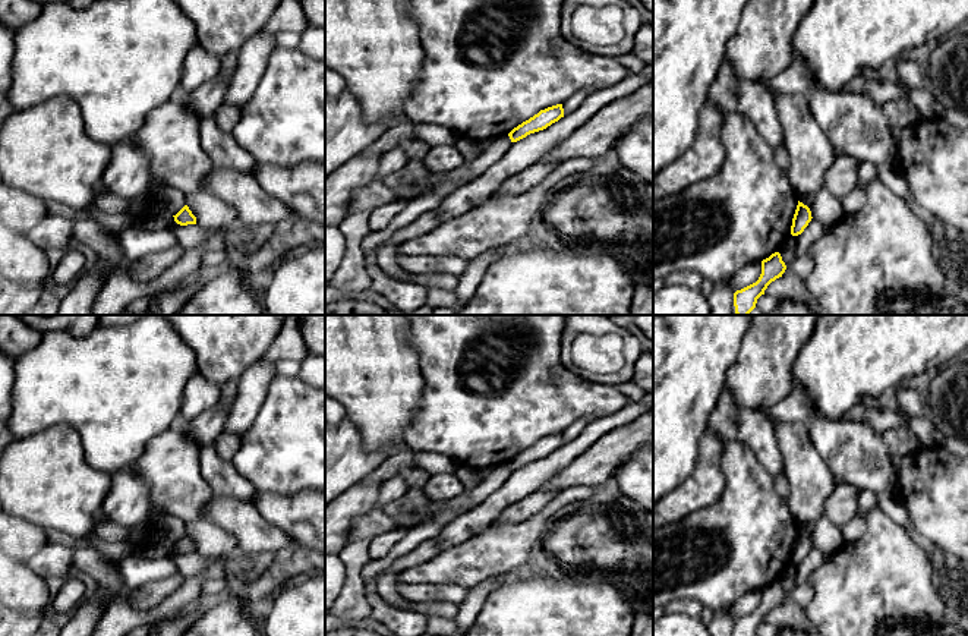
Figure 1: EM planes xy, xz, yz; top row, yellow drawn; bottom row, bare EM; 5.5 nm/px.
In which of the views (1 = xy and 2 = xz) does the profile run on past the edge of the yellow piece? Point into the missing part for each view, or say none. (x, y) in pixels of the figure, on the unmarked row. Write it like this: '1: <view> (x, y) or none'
1: none
2: none

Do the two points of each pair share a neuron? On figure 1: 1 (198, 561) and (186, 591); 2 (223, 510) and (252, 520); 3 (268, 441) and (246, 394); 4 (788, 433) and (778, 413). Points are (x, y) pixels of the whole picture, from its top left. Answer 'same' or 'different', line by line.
1: different
2: same
3: different
4: different

